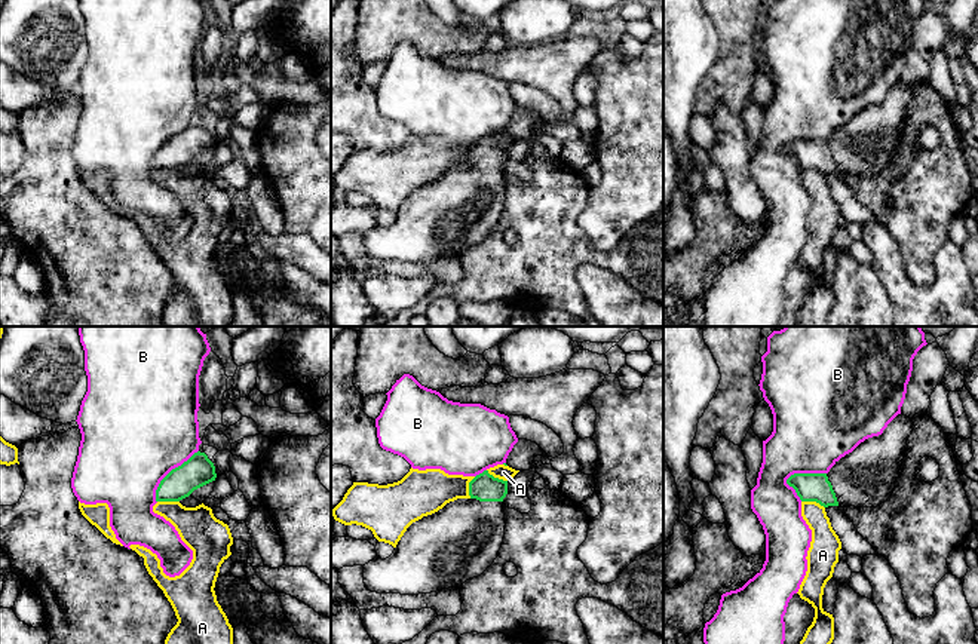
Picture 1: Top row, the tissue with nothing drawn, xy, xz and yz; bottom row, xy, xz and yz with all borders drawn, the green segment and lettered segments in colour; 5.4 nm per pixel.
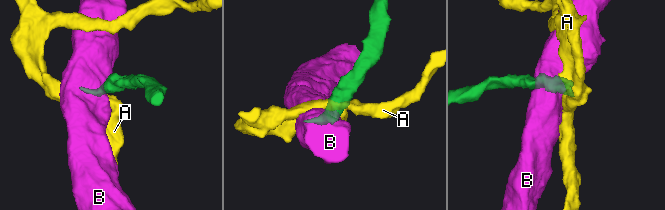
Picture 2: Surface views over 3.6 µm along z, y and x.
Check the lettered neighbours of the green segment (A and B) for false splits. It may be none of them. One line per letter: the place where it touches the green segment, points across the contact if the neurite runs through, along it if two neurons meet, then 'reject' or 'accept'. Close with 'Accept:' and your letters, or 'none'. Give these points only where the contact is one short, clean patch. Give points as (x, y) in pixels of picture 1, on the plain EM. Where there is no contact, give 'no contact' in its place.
A: meets green in yz at (814, 168); border along yz (802, 168), (815, 168), (824, 175); reject
B: meets green in yz at (805, 141); reject
Accept: none

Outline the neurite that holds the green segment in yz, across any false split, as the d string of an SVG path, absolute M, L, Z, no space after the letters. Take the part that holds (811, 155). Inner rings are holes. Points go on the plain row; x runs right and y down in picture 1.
M898 82L882 102L861 110L836 129L828 141L794 141L787 151L795 157L801 169L816 169L824 175L877 175L892 163L913 93L913 86Z

